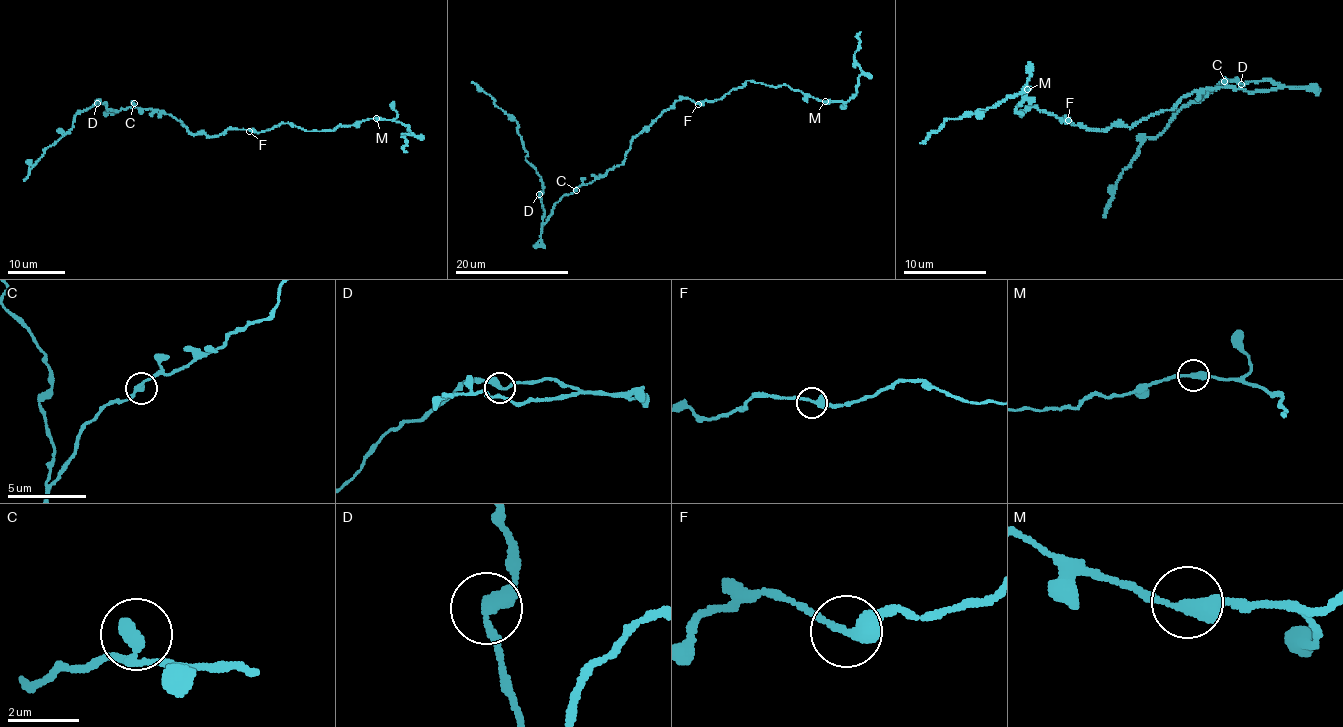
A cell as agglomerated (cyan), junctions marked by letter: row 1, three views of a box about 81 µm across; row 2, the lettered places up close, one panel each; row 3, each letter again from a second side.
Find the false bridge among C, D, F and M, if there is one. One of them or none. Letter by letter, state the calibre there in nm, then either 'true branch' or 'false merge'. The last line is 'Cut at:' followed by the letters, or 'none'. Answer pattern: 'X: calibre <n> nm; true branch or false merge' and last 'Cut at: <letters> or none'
C: calibre 320 nm; true branch
D: calibre 320 nm; true branch
F: calibre 340 nm; true branch
M: calibre 320 nm; true branch
Cut at: none

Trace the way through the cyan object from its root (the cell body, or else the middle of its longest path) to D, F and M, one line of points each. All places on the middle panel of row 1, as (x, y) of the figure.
D: (636, 136), (621, 165), (564, 195), (545, 223), (539, 193)
F: (636, 136), (678, 100), (690, 98), (698, 104)
M: (636, 136), (678, 100), (719, 99), (747, 80), (787, 85), (825, 101)

